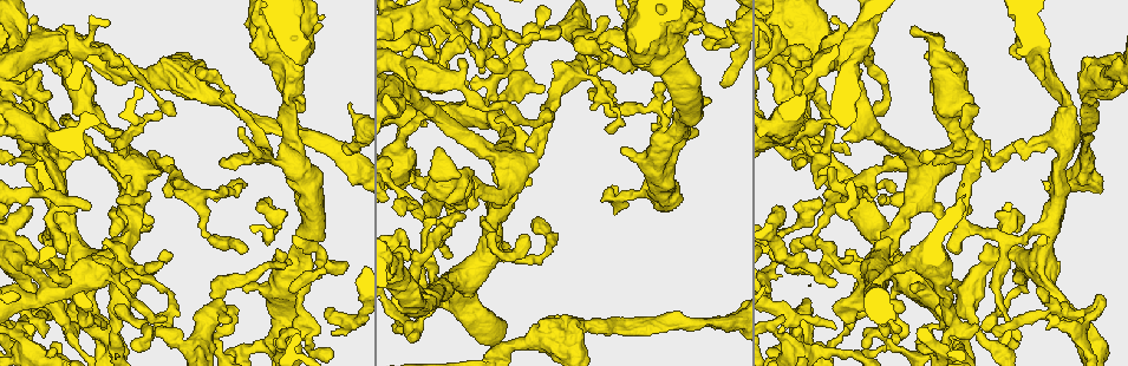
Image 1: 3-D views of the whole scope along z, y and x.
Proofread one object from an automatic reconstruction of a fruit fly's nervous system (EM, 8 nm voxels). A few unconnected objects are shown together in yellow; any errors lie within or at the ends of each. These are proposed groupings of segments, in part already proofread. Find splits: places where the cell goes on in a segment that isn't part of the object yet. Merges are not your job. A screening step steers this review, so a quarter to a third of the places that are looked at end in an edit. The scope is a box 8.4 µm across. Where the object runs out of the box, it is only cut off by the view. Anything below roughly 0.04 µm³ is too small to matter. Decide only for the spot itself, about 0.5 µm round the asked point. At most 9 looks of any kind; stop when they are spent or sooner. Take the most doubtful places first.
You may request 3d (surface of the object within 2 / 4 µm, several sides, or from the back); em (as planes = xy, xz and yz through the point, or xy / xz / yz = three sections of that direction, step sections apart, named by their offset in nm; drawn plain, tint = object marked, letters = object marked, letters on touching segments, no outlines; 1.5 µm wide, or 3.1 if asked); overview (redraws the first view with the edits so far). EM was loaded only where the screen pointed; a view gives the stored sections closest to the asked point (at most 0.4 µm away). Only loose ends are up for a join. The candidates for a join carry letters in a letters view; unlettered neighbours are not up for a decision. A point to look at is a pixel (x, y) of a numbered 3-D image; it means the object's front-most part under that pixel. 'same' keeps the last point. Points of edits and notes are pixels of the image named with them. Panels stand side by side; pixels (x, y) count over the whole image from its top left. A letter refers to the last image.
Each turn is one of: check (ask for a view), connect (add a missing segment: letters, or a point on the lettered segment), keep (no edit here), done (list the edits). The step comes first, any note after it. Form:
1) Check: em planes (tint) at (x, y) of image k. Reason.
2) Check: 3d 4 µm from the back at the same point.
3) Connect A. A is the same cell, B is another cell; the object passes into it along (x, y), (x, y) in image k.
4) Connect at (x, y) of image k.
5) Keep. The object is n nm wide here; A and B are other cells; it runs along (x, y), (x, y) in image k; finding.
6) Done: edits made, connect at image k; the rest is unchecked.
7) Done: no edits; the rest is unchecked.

Check: 3d 4 µm at (847, 250) of image 1. Thin end.

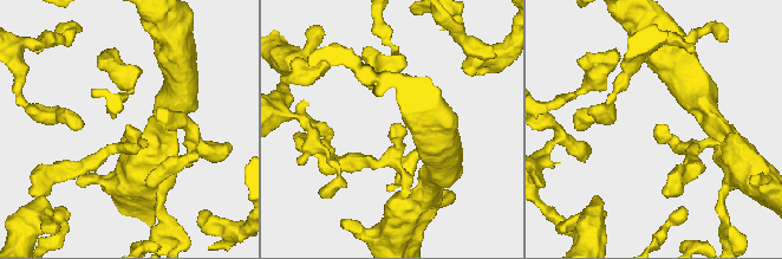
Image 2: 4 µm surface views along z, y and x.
Check: em xz step 4 (letters) at (392, 128) of image 2.

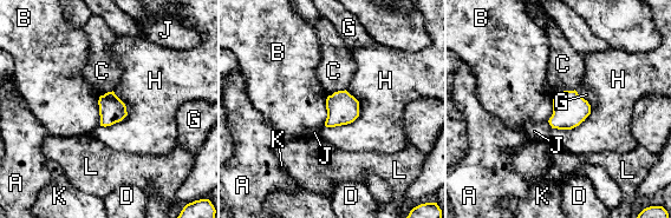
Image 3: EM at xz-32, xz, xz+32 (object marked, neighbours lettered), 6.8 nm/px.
Keep. A, B, C, D, G, H, J, K and L are other cells; a border runs along (101, 96), (98, 100), (99, 125) in image 3; none of them fits.

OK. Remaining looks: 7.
Check: 3d 2 µm at (793, 63) of image 1. Branch stops here.

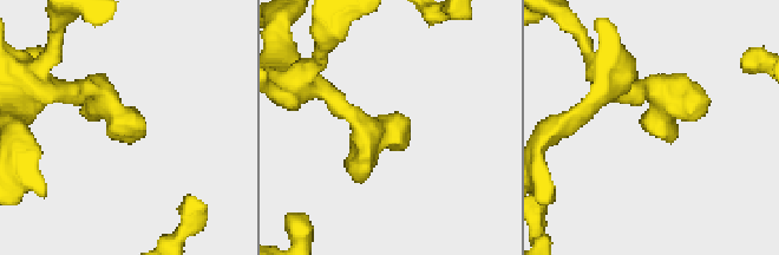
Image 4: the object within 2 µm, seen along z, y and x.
Check: em planes (letters) at (655, 131) of image 4. Shape alone is not enough.

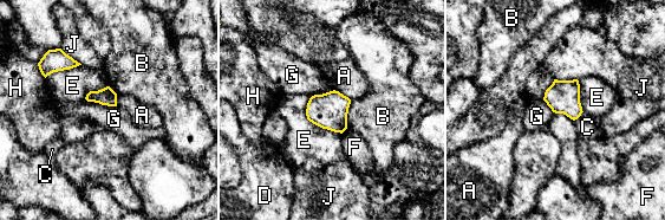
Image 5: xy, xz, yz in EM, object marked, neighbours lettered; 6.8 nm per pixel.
Keep. A, B, C, D, E, F, G, H and J are other cells; a border runs along (554, 78), (578, 81) in image 5; no lettered segment goes on from it.

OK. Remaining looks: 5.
Check: 3d 4 µm from the back at (832, 21) of image 1. Free end.

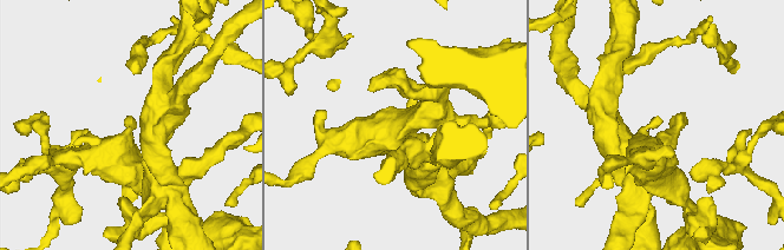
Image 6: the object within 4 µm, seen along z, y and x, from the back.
Check: em yz step 8 (letters) at (134, 123) of image 6.

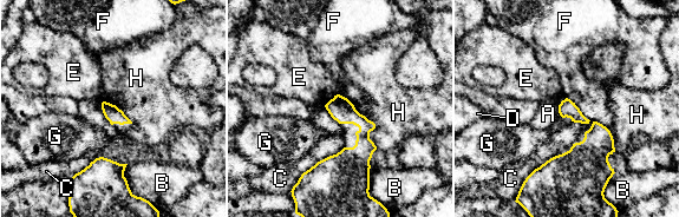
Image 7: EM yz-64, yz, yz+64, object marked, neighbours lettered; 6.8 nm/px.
Check: em xz step 8 (letters) at the same point.

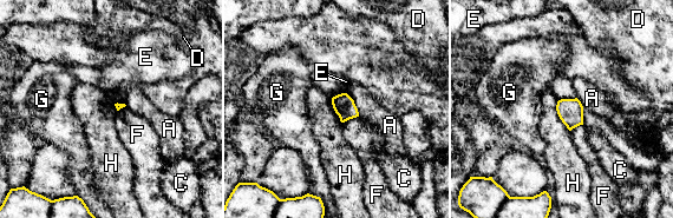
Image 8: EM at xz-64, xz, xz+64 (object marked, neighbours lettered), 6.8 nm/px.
Keep. A, C, D, E, F, G and H are other cells; a border runs along (557, 100), (556, 113), (569, 131) in image 8; none of them fits.

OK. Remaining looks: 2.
Check: em xy step 4 (tint) at (211, 296) of image 1. Free end.

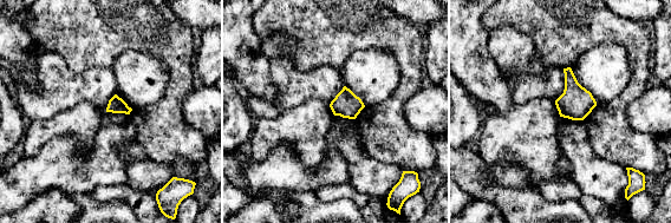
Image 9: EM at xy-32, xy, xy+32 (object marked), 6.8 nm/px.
Check: em planes (letters) at the same point. Cut it another way.

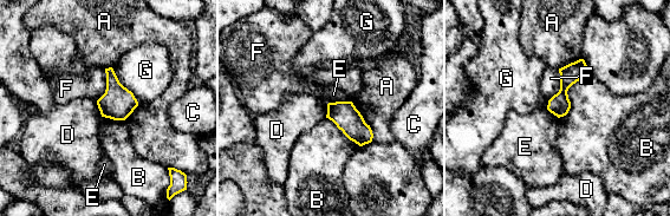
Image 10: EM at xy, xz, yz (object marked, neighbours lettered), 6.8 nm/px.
Keep. A, B, C, D, E, F and G are other cells; it runs along (581, 63), (566, 80), (559, 113) in image 10; no lettered segment goes on from it.

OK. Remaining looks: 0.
Done: no edits; the rest is unchecked.

